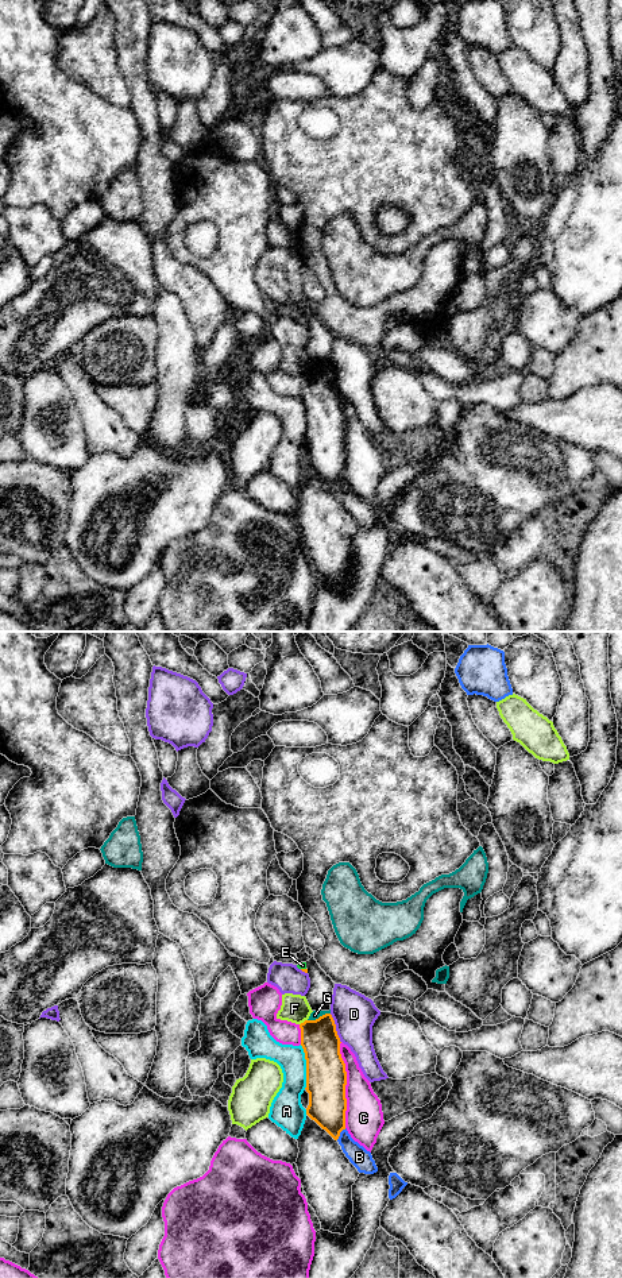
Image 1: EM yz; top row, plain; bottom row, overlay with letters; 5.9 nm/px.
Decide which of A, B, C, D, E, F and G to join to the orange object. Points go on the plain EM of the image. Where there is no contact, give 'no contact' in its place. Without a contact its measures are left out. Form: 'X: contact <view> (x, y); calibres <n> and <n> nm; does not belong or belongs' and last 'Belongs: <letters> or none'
A: contact yz (306, 419); calibres 240 and 160 nm; does not belong
B: contact yz (339, 486); calibres 220 and 120 nm; does not belong
C: contact yz (346, 436); calibres 240 and 220 nm; does not belong
D: contact yz (335, 381); calibres 240 and 260 nm; does not belong
E: contact yz (304, 321); calibres 20 and 50 nm; belongs
F: contact yz (304, 374); calibres 220 and 170 nm; does not belong
G: contact yz (320, 369); calibres 220 and 50 nm; does not belong
Belongs: E

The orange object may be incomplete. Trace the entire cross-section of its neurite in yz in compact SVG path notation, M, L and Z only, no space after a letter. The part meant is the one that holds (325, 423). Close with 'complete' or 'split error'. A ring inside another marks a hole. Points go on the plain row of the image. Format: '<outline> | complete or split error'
M331 366L300 377L301 398L306 412L306 467L335 493L345 482L345 416L340 390Z | complete

